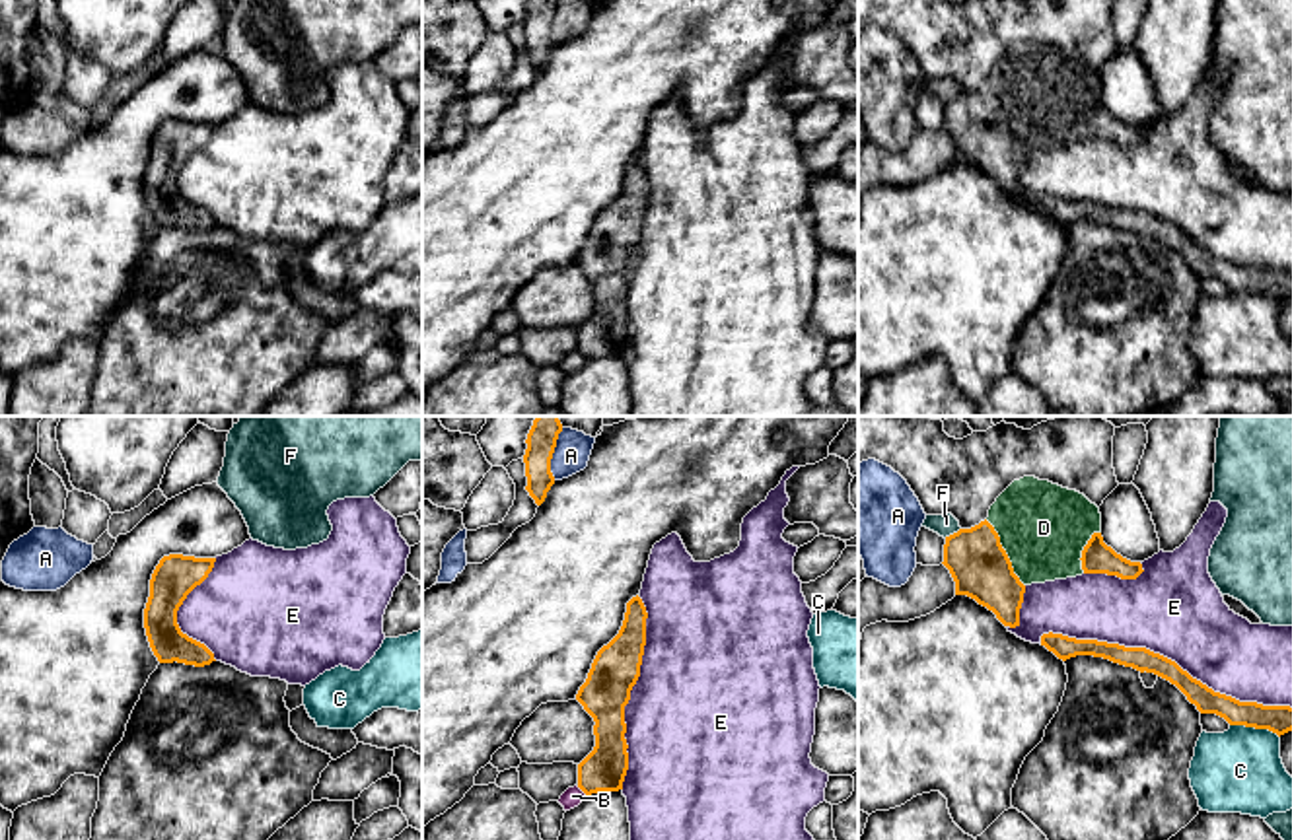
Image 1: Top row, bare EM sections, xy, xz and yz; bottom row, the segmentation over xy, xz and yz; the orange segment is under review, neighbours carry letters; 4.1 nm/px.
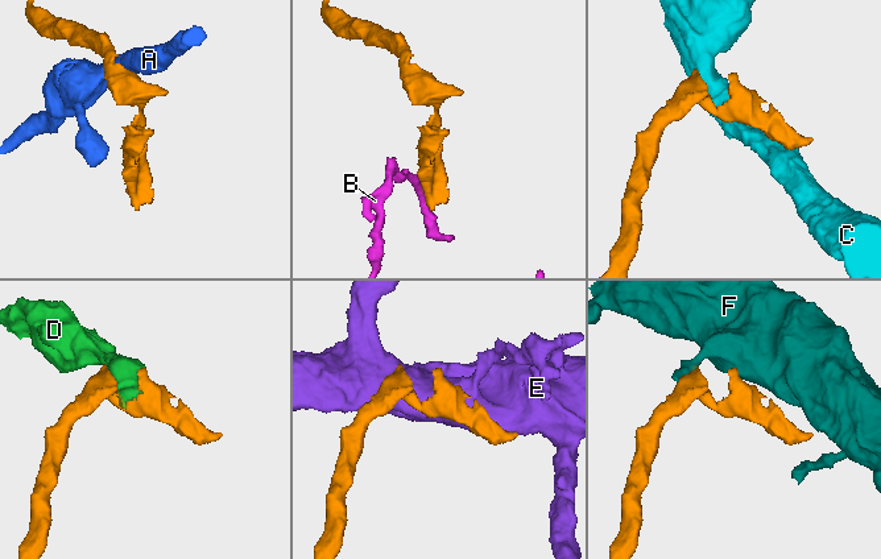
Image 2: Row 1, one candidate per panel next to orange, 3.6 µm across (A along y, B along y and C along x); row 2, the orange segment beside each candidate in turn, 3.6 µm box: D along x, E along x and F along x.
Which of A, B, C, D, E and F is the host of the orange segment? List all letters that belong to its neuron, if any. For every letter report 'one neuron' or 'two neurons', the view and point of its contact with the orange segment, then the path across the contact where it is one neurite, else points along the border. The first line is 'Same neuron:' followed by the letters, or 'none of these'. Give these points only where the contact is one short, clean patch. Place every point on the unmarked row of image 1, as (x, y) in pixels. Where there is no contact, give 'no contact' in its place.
Same neuron: D
A: two neurons; contact xz (551, 22)
B: two neurons; contact xz (582, 354)
C: two neurons; contact yz (1256, 292); border yz (1230, 288), (1271, 294), (1279, 302)
D: one neuron; contact yz (1004, 117)
E: two neurons; contact yz (1166, 222)
F: two neurons; contact yz (954, 98)

